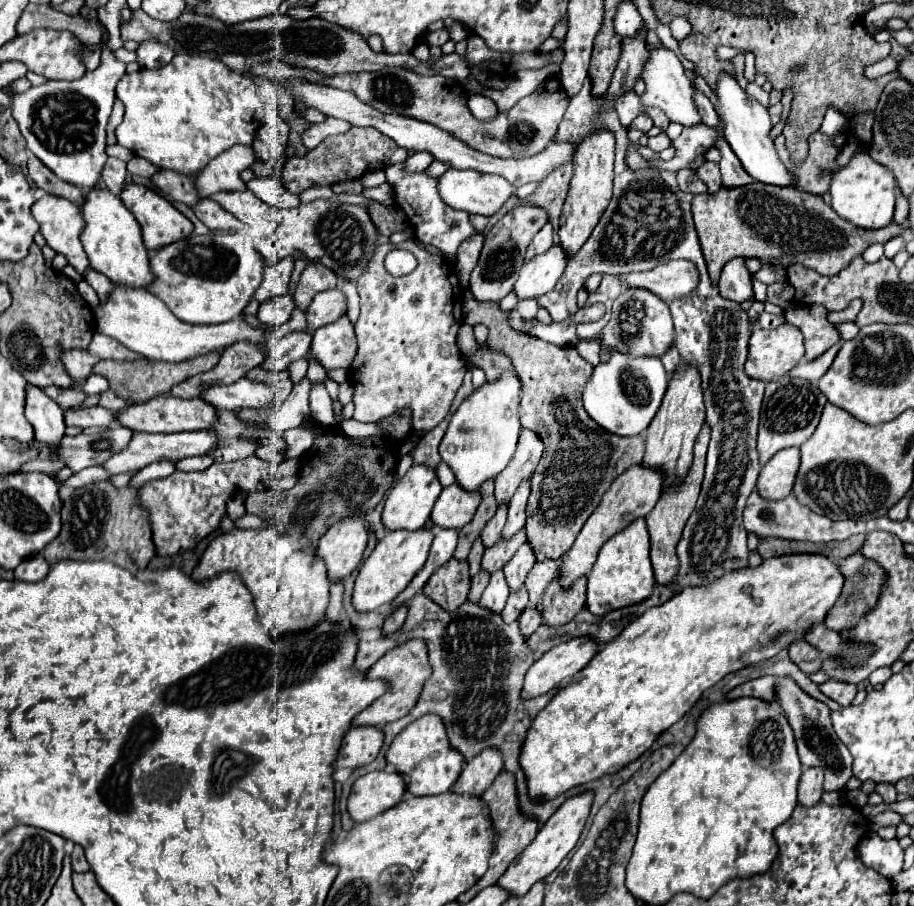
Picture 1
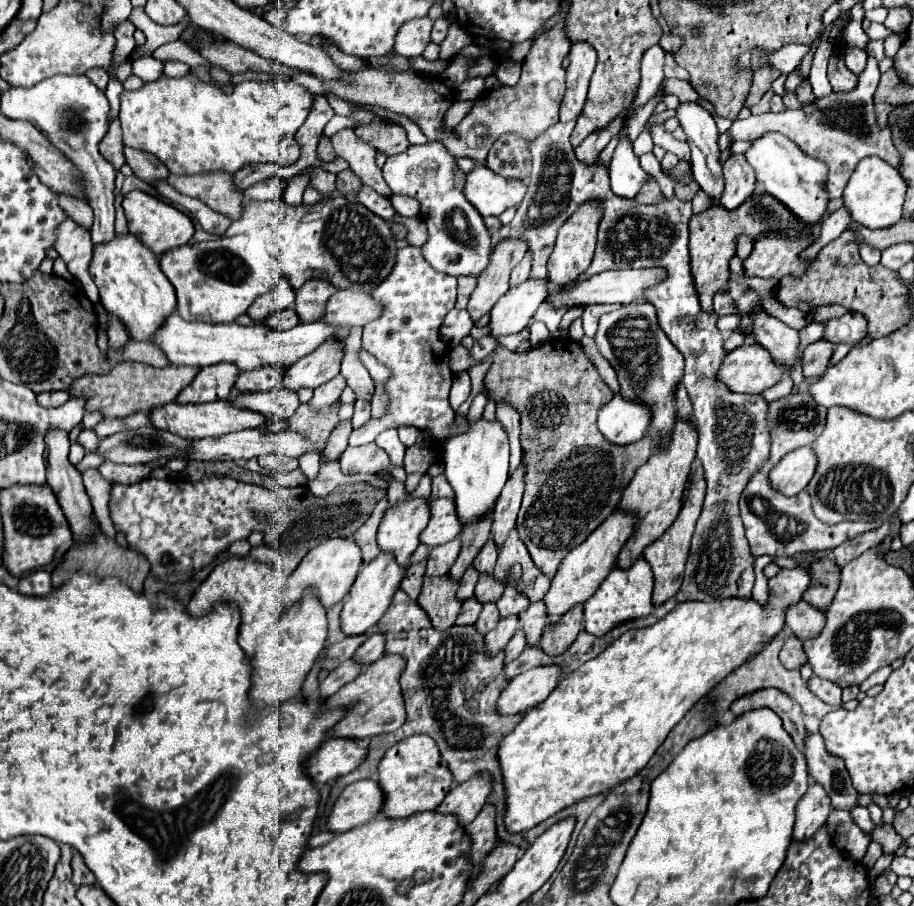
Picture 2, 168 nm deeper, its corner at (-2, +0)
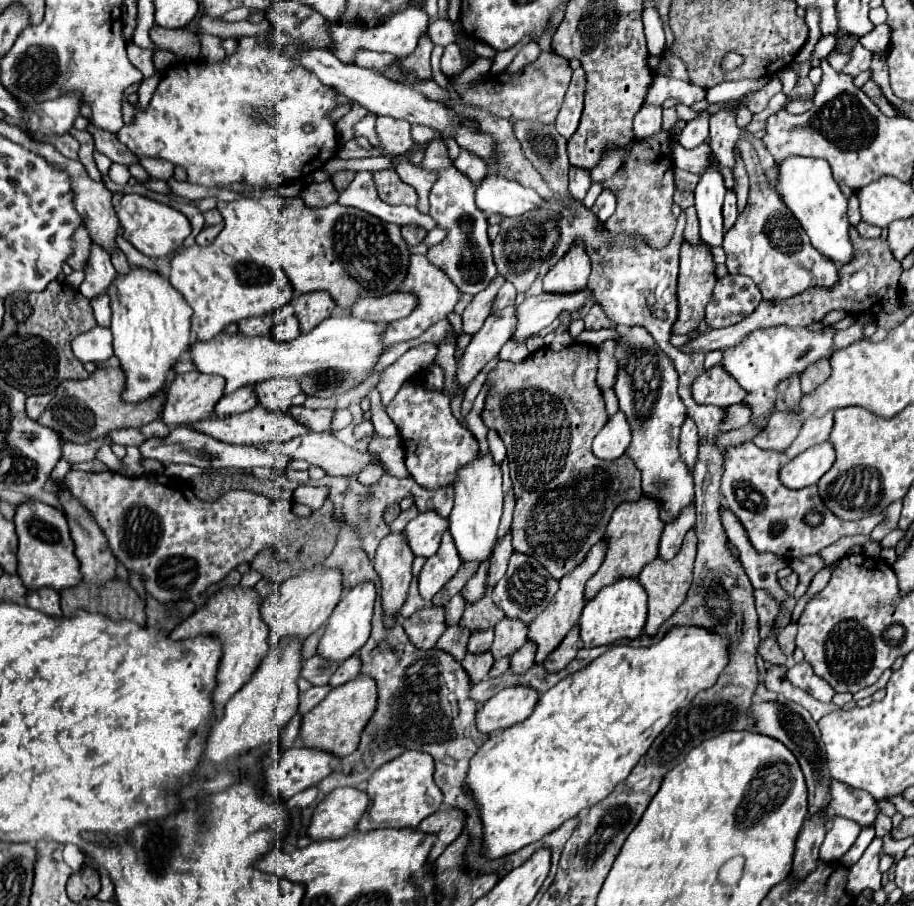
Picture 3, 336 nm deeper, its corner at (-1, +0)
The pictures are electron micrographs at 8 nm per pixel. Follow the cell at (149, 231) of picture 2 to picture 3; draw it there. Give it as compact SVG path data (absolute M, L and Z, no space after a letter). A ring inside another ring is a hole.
M125 194L117 210L117 216L125 230L123 234L125 240L131 242L139 252L143 252L149 258L161 258L161 256L173 254L175 250L181 248L183 240L191 234L191 224L179 210L139 194Z

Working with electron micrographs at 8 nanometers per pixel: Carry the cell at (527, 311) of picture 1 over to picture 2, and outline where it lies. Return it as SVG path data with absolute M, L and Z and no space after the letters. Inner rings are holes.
M534 322L534 324L530 326L530 344L532 344L532 346L542 346L542 344L546 344L550 338L552 338L552 334L548 332L548 328L546 328L542 322Z

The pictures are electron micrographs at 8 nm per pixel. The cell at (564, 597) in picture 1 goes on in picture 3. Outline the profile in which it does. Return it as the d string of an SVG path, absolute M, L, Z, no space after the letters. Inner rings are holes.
M575 624L575 628L571 628L571 632L561 640L559 648L555 648L555 652L551 652L551 656L547 656L543 664L547 666L549 672L557 672L575 658L577 650L579 650L579 626Z

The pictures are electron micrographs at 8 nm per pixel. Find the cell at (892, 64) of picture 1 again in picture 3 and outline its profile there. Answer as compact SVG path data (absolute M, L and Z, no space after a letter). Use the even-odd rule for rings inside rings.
M831 52L831 54L827 56L827 60L829 60L829 64L831 64L833 70L841 72L841 70L847 66L847 62L851 60L851 52L847 52L847 54L835 54L835 52Z

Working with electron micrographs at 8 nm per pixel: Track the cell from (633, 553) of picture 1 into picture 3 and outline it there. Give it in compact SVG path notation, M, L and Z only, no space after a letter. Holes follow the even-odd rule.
M623 578L617 580L587 602L583 608L583 614L579 618L581 626L581 640L585 648L601 646L601 644L611 644L621 638L637 638L645 626L647 618L647 592L639 584L639 578Z

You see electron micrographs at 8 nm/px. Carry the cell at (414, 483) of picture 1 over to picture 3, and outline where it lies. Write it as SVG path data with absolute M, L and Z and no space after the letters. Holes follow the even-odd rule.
M389 532L379 542L373 564L381 578L381 598L387 626L407 598L413 558L411 548L407 548L407 542L403 540L403 532Z

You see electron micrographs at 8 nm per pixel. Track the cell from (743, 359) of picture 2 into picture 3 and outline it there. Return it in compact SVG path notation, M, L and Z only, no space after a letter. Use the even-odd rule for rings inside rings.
M717 364L709 370L705 370L695 382L693 382L693 398L699 404L715 404L721 408L727 408L731 404L737 404L747 396L727 372L723 372L723 366Z

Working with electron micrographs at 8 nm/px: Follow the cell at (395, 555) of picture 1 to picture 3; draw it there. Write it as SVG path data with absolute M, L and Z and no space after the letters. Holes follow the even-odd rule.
M361 582L353 588L349 588L339 604L335 606L331 618L327 620L327 630L319 642L319 654L329 660L347 660L353 656L365 642L371 632L371 618L373 618L373 606L377 598L377 588L373 582Z

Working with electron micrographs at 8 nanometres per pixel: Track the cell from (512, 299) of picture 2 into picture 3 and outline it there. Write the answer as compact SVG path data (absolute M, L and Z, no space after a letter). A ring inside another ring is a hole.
M507 306L491 314L483 328L475 332L471 344L465 348L463 360L457 366L457 382L467 388L467 384L477 376L477 372L499 354L505 342L515 334L515 306Z

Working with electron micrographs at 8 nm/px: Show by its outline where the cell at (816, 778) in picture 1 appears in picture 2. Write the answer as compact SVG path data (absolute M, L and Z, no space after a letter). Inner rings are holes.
M812 784L796 808L794 840L810 840L828 820L832 804L820 784Z

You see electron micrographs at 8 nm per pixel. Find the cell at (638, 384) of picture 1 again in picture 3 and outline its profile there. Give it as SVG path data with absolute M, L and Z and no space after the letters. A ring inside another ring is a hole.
M617 410L595 436L593 454L603 460L615 460L625 454L627 444L631 444L631 426L623 412Z

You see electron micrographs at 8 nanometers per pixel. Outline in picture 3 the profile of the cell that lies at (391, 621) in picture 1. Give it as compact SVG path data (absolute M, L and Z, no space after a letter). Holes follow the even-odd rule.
M353 654L351 658L347 658L347 660L339 666L339 670L333 674L333 678L331 678L329 684L331 684L331 686L341 686L341 684L357 678L359 674L361 674L361 660L359 660L359 654Z

